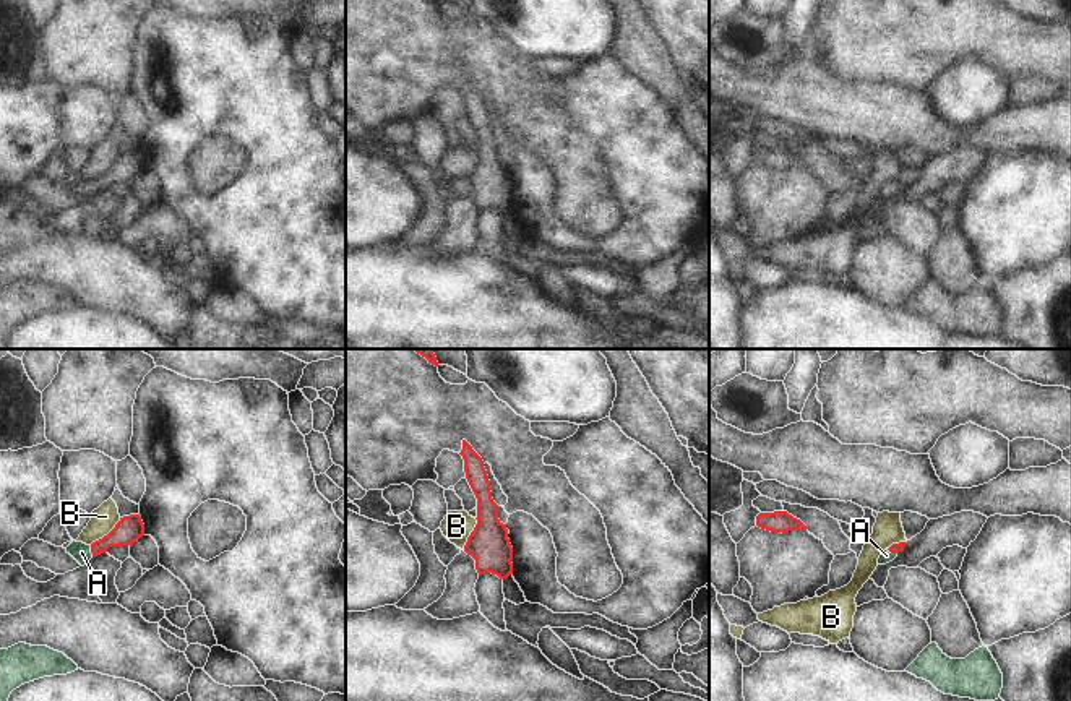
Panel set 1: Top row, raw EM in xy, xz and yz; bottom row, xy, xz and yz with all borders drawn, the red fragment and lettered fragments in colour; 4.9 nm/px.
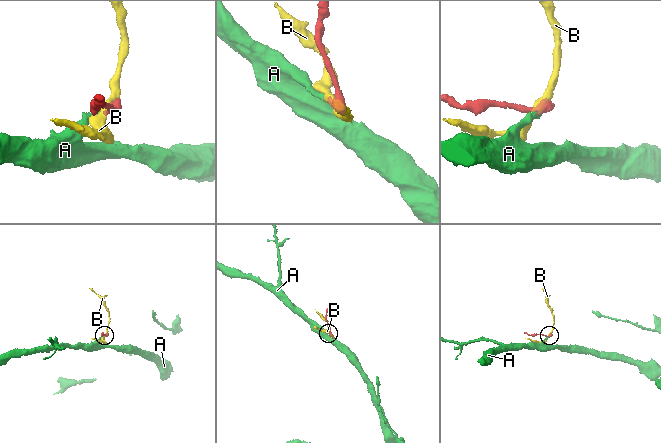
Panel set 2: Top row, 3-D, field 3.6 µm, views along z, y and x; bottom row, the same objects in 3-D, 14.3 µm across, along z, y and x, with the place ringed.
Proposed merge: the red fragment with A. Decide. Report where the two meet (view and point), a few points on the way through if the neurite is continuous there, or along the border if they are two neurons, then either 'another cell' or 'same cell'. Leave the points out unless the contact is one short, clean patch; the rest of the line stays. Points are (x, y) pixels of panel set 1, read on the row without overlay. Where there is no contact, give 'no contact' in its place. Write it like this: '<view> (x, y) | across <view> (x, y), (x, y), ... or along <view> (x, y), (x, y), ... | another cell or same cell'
xy (91, 187) | across xy (129, 166), (91, 187), (81, 189) | same cell

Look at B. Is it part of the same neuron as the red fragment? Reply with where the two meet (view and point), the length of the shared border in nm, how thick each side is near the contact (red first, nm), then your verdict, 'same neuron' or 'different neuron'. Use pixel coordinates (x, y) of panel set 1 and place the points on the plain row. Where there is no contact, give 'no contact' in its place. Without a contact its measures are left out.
contact xy (107, 171); length 200 nm; calibres 140 and 130 nm; different neuron

